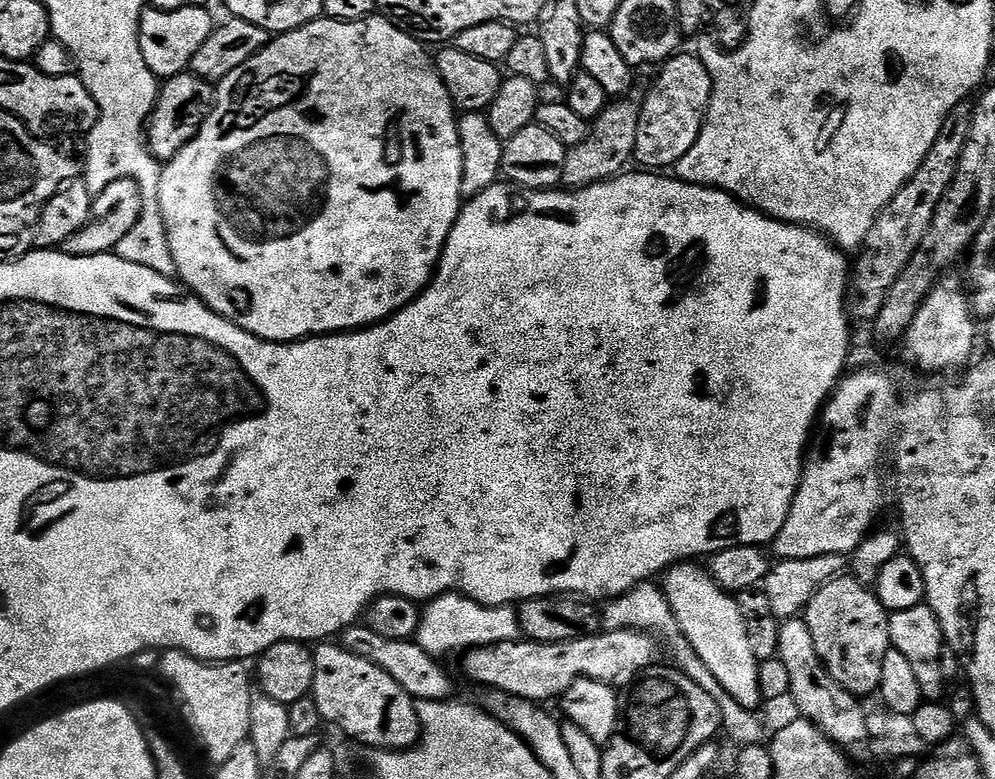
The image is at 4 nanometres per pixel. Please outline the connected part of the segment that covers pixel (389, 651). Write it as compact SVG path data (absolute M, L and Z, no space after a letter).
M353 626L344 629L342 644L354 654L374 662L374 666L386 670L386 674L390 674L390 678L394 678L394 682L398 682L398 686L402 686L402 690L406 690L413 701L453 699L452 680L444 673L444 668L440 665L443 663L438 662L437 657L422 650L422 646L412 640L382 638L382 634L374 634L374 630L367 626Z

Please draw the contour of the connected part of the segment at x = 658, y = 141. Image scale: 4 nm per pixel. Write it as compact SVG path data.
M677 54L659 69L660 77L652 84L648 97L643 97L638 118L638 142L635 163L644 170L668 170L678 163L698 142L698 134L704 129L708 105L712 102L712 75L700 61L699 55Z

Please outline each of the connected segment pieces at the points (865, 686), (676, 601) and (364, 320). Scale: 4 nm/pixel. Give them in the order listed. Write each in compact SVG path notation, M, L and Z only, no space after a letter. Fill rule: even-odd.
M851 574L837 576L835 580L826 582L826 586L822 586L822 590L810 598L802 613L806 626L810 626L818 658L822 658L834 682L841 684L857 698L865 698L871 692L872 695L879 693L882 662L892 647L889 615L875 591Z
M696 562L672 565L662 576L664 596L670 602L670 610L676 619L680 633L690 642L694 654L706 662L710 674L722 682L722 690L749 710L759 709L762 704L758 670L760 661L754 658L754 649L746 635L746 622L742 622L742 610L731 592L724 592L709 574L707 567L700 568Z
M373 14L362 20L321 18L312 21L311 24L295 28L292 32L285 32L269 39L267 46L258 54L254 54L254 58L250 58L250 62L242 62L242 66L238 66L238 70L226 74L226 78L219 81L216 88L216 105L212 108L212 113L206 118L206 122L200 127L196 137L175 158L163 165L160 174L160 209L166 226L170 254L174 258L176 276L182 281L183 287L195 293L213 312L226 317L231 324L236 324L260 340L269 340L275 344L294 344L298 340L307 340L309 336L327 336L370 328L373 324L387 320L389 316L412 303L432 283L432 277L436 274L436 265L440 263L440 255L444 253L448 235L454 222L460 217L462 207L460 195L462 190L462 146L458 142L458 126L456 125L458 112L438 74L433 57L430 52L428 56L428 52L429 49L419 40L406 34L393 21L380 14Z

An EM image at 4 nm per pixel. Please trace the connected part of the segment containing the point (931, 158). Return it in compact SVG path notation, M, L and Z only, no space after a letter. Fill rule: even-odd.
M963 103L948 115L938 134L938 142L934 142L922 166L918 166L908 185L898 190L894 198L890 198L890 202L876 216L874 226L870 226L870 234L866 234L862 245L863 251L859 253L861 256L854 260L848 281L846 303L848 315L853 321L875 321L882 310L882 302L886 302L886 294L890 294L890 286L898 282L898 274L906 270L910 258L914 258L914 250L922 246L922 238L926 238L930 222L934 222L934 210L938 210L942 194L950 190L950 182L954 182L954 174L960 169L962 150L970 134L972 111L967 103Z

